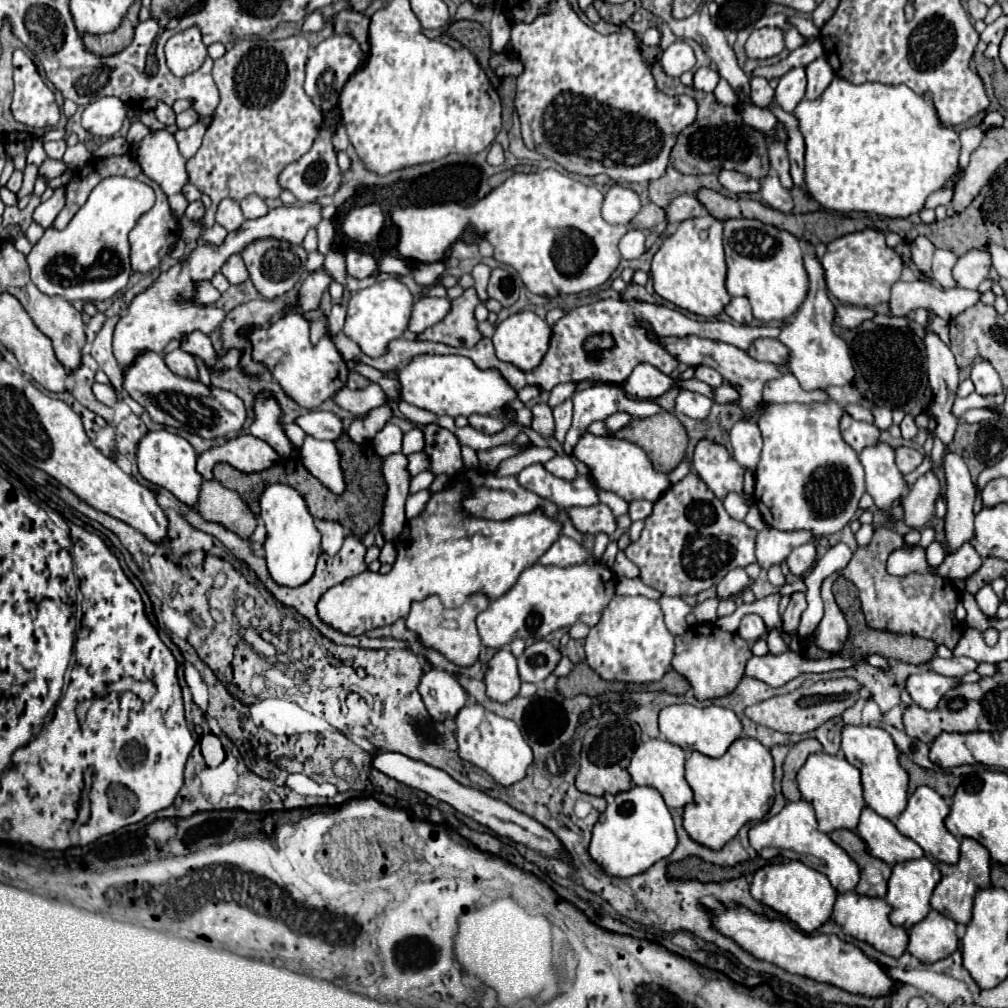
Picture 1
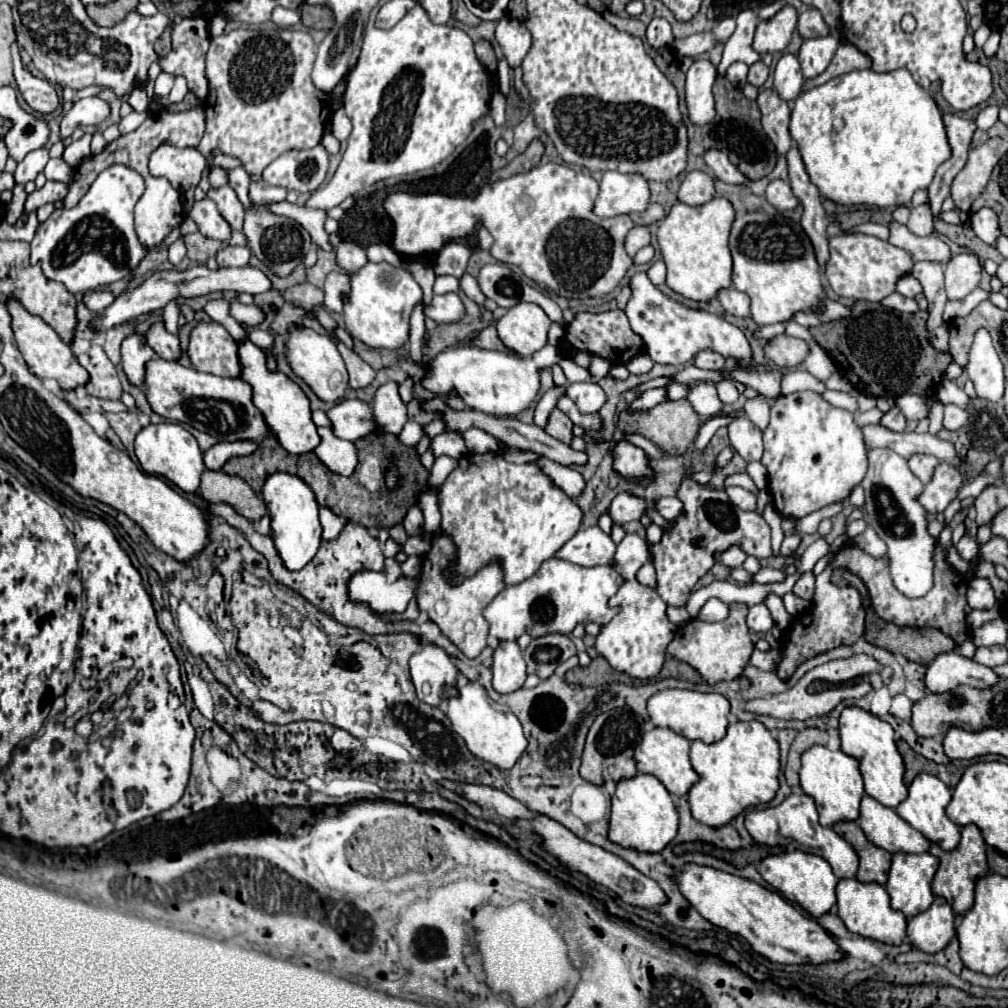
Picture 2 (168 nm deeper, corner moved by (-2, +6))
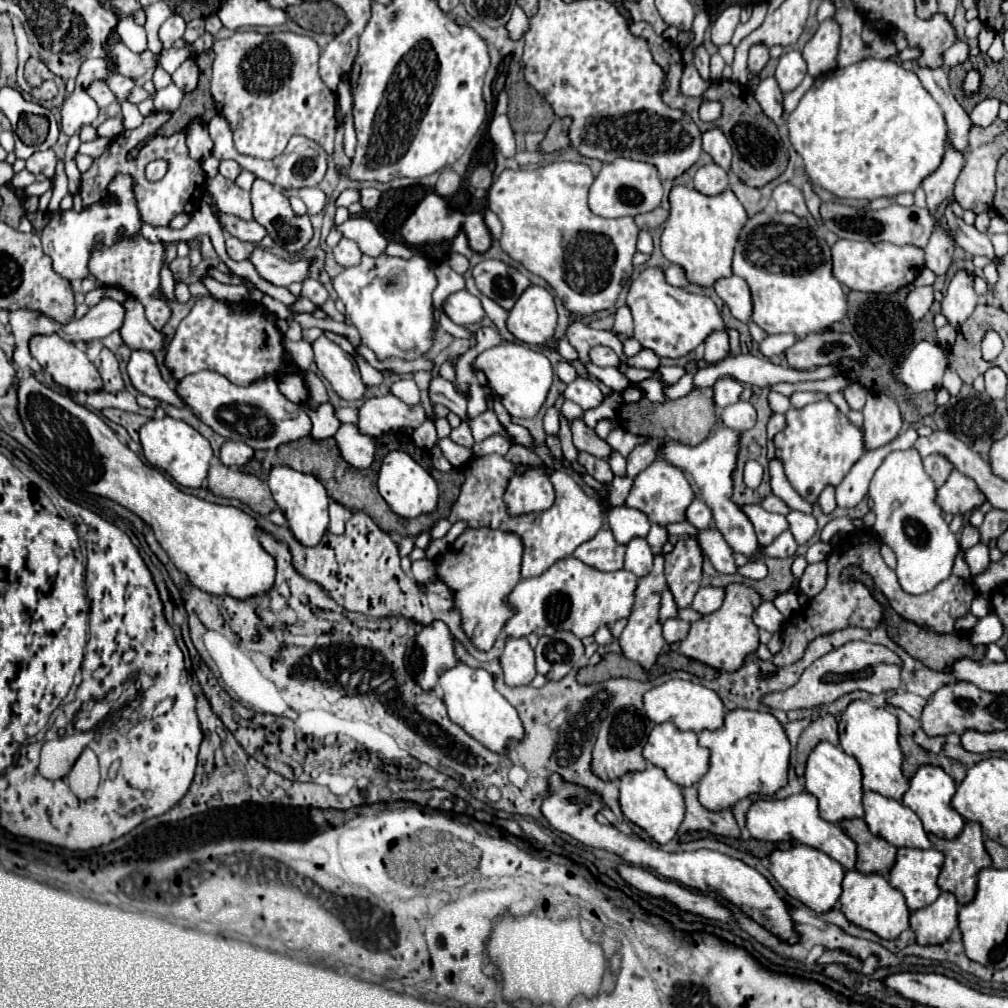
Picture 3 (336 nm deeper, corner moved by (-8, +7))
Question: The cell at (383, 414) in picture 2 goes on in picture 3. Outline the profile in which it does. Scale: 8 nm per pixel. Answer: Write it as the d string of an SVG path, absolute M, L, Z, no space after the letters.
M400 378L392 384L392 394L398 396L400 400L404 400L406 404L418 404L420 402L420 392L418 392L418 386L412 378Z

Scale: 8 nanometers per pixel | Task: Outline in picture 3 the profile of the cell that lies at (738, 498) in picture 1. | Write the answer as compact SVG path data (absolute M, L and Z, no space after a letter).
M768 496L768 498L762 502L762 508L764 508L764 510L768 510L768 512L784 514L784 516L790 512L790 508L786 506L786 502L784 502L782 498L778 498L778 496Z

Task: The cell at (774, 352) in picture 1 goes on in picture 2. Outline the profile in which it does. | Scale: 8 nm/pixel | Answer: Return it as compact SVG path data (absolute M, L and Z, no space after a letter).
M778 335L764 345L764 353L778 367L786 369L786 367L796 367L798 363L804 361L804 357L808 355L808 345L802 339Z

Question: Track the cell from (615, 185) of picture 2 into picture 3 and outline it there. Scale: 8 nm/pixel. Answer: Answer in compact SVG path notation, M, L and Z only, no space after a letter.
M616 158L612 162L604 162L588 194L590 210L604 218L620 218L620 216L634 218L636 214L644 214L658 208L660 200L662 200L662 184L656 166L630 158Z

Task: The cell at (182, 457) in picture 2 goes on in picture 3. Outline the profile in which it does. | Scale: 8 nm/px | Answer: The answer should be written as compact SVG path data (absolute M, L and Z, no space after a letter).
M170 416L150 418L140 430L140 442L144 448L146 460L170 474L178 484L186 488L200 488L208 474L208 464L212 460L212 446L210 442L192 426L182 420L174 420Z

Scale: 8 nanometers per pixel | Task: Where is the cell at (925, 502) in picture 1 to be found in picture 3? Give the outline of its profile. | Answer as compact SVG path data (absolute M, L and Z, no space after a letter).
M952 470L948 482L942 488L938 488L936 502L944 512L968 514L974 508L982 506L986 498L972 478L960 474L958 470Z

